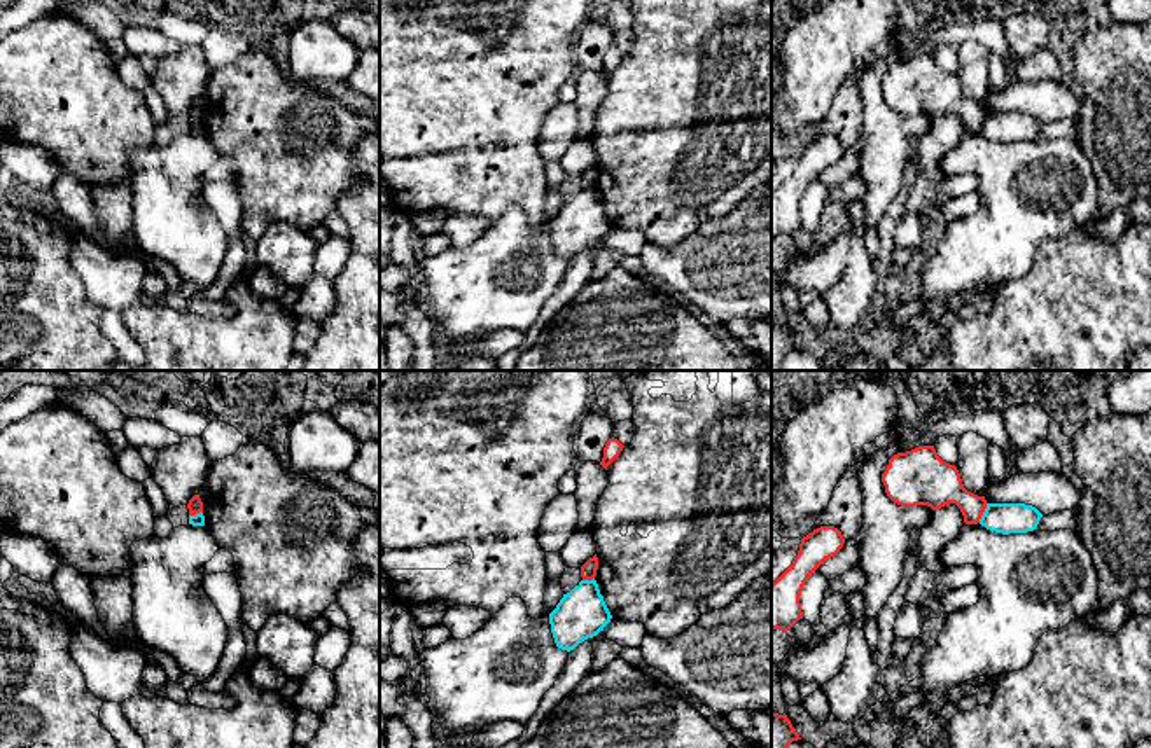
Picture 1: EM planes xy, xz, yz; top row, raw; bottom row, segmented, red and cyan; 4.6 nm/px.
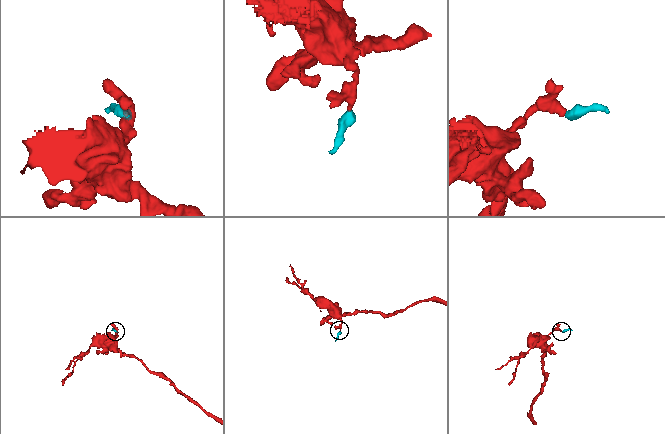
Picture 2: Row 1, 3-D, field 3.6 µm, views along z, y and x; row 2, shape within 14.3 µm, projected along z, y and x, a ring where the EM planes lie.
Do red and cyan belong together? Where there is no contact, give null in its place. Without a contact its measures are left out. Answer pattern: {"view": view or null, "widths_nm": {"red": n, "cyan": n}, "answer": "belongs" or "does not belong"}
{"view": "yz", "widths_nm": {"red": 200, "cyan": 140}, "answer": "does not belong"}

